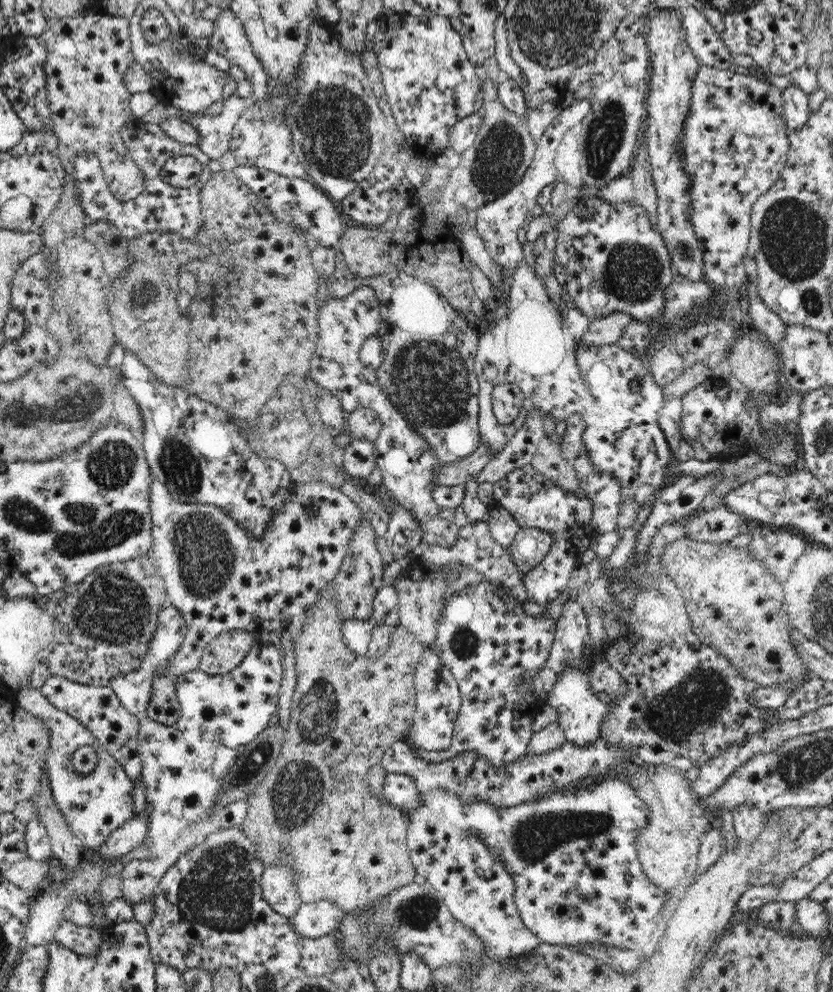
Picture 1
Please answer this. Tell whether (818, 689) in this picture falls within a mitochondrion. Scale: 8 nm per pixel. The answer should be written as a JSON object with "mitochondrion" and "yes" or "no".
{"mitochondrion":"no"}

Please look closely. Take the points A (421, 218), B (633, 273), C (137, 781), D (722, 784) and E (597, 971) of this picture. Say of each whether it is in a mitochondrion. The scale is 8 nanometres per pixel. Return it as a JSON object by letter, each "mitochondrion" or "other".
{"A":"other","B":"mitochondrion","C":"other","D":"other","E":"other"}

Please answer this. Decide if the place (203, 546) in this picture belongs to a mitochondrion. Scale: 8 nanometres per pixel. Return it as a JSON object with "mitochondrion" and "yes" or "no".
{"mitochondrion":"yes"}

